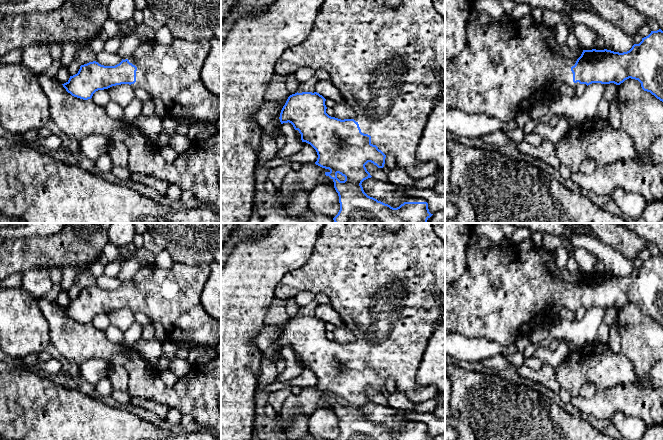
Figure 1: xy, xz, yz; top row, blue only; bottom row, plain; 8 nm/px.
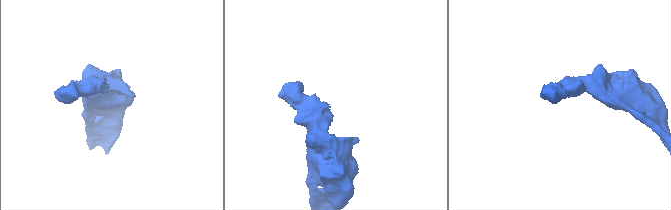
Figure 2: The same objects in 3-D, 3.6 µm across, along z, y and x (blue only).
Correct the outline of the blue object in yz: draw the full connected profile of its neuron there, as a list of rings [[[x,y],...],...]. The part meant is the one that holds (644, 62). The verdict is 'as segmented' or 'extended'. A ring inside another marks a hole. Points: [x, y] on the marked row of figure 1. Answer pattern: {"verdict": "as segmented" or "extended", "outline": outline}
{"verdict": "extended", "outline": [[[473,17],[467,24],[467,45],[466,48],[451,60],[445,60],[445,107],[449,109],[460,110],[470,115],[486,115],[502,121],[507,124],[514,120],[516,115],[521,111],[528,111],[533,105],[538,102],[553,101],[558,95],[560,95],[560,87],[562,85],[568,85],[572,88],[576,88],[579,84],[586,84],[587,86],[592,83],[610,84],[614,83],[620,85],[625,80],[631,78],[638,80],[641,83],[641,87],[644,91],[650,92],[657,99],[663,102],[663,31],[661,29],[657,31],[651,31],[651,33],[642,38],[639,44],[634,44],[632,48],[623,53],[614,52],[611,50],[572,50],[567,44],[560,44],[556,40],[555,30],[543,24],[542,22],[533,22],[533,24],[525,28],[520,25],[518,21],[513,21],[503,26],[499,22],[495,22],[492,25],[478,24]]]}

